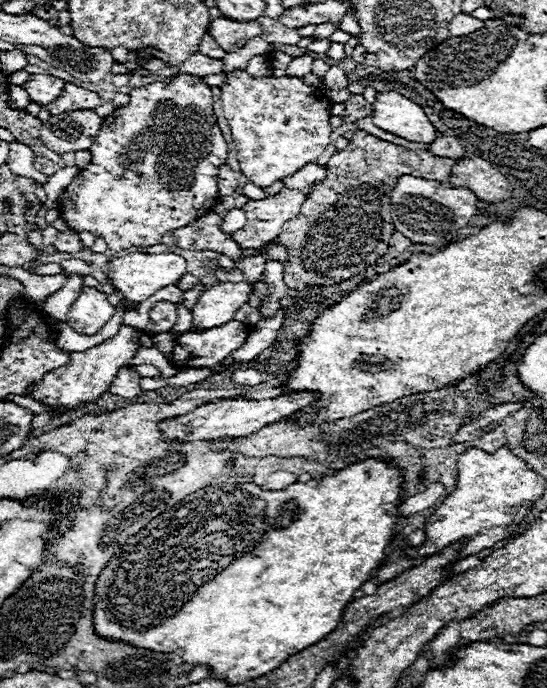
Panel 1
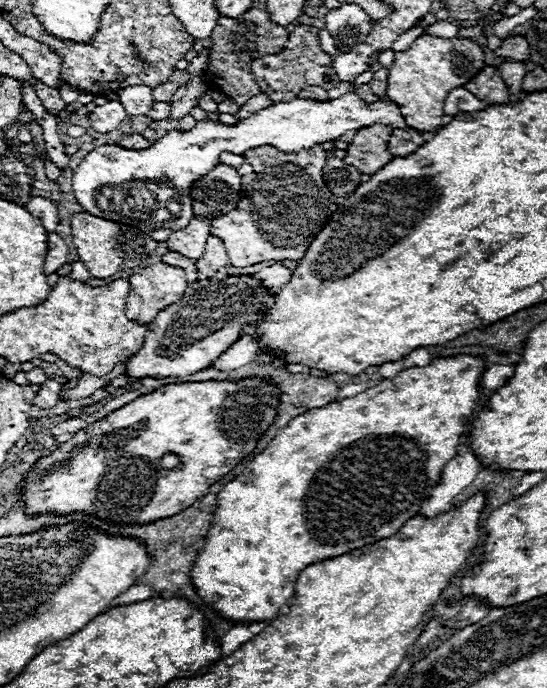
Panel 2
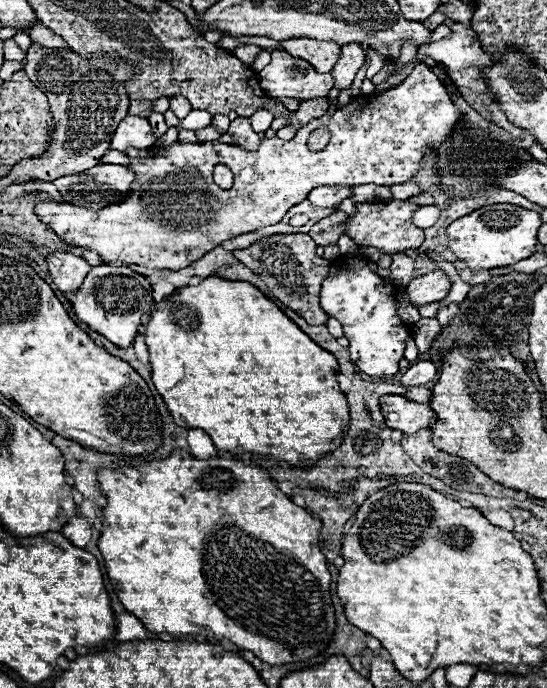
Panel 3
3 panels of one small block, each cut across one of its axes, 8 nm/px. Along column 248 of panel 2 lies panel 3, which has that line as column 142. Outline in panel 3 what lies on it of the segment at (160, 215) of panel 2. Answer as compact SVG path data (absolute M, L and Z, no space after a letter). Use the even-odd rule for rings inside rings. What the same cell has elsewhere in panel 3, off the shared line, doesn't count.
M128 114L118 124L118 128L116 128L114 136L112 136L110 148L120 150L120 152L124 152L128 146L144 150L144 148L152 146L154 142L156 142L156 136L154 136L154 132L152 132L152 128L148 124L148 118Z

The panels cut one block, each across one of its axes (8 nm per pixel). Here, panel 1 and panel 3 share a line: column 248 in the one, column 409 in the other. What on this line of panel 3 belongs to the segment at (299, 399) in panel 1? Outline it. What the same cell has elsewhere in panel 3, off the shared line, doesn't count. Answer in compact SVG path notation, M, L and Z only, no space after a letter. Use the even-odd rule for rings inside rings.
M382 396L380 408L386 424L404 434L414 434L416 430L430 428L436 422L436 414L432 408L408 400L406 396Z

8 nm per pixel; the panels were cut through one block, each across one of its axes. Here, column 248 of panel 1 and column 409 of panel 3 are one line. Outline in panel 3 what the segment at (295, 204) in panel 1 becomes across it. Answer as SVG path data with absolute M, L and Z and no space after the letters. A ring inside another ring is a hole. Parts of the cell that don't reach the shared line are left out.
M390 200L390 202L364 202L356 206L358 212L346 222L346 234L360 246L374 246L386 254L402 252L408 248L418 248L424 242L424 230L414 226L412 214L420 204L412 200Z

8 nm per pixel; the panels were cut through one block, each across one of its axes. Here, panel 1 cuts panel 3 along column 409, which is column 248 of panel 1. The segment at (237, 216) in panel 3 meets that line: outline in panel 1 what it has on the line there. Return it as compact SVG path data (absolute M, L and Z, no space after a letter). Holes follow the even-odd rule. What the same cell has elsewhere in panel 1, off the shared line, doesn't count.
M232 72L228 74L228 82L220 86L222 94L222 108L224 116L228 120L228 126L232 130L232 140L236 144L236 158L240 162L242 174L248 178L248 182L266 188L274 184L276 180L282 180L290 174L296 174L296 170L304 168L306 164L314 164L320 154L330 144L330 100L328 96L316 88L316 86L306 86L300 78L294 76L266 76L266 78L252 78L246 72Z

